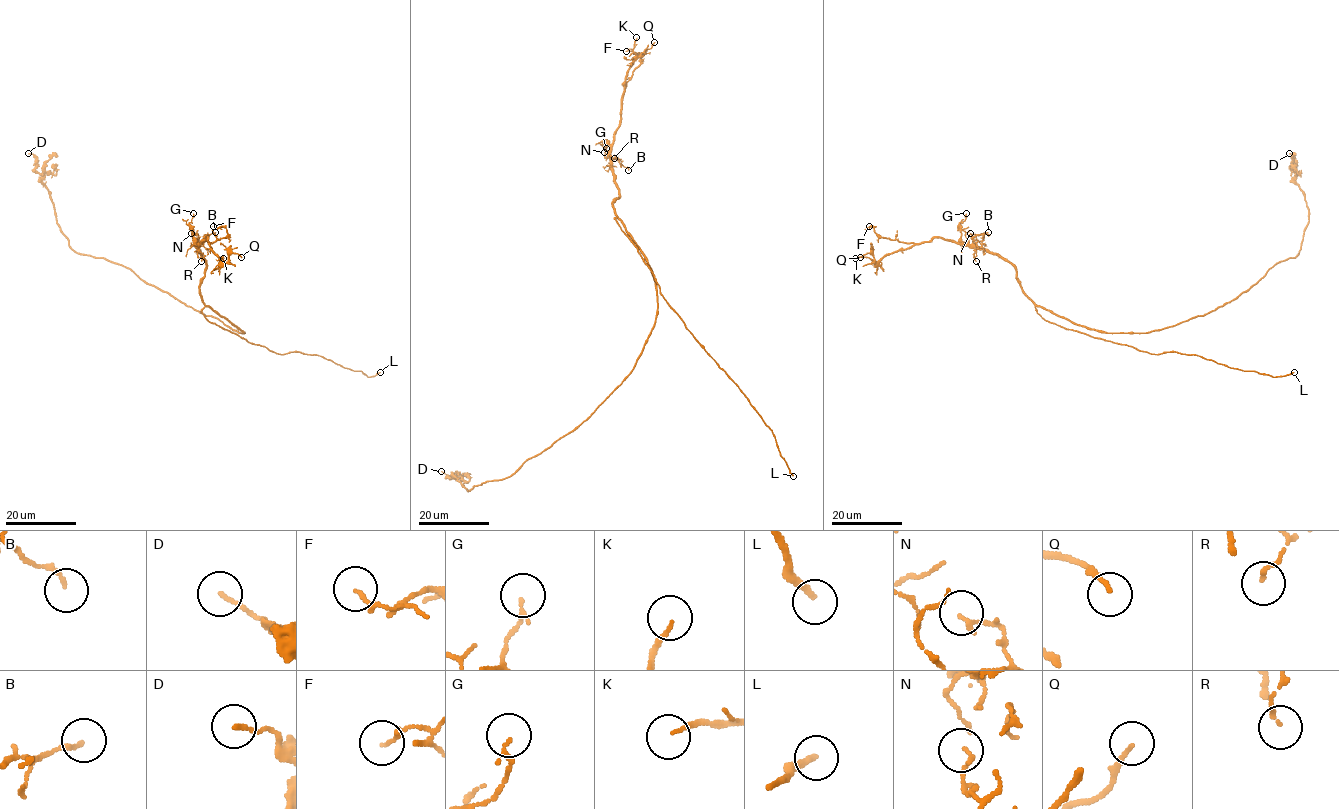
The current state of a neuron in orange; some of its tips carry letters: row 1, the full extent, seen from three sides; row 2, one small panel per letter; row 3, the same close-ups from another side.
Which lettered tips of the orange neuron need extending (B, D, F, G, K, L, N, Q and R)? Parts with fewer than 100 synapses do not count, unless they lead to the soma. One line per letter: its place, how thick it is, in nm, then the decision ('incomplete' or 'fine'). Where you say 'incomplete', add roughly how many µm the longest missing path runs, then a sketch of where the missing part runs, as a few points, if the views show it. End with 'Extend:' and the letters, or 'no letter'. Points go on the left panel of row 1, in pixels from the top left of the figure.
B: place (215, 232); calibre 120 nm; fine
D: place (28, 153); calibre 130 nm; fine
F: place (213, 226); calibre 120 nm; fine
G: place (193, 213); calibre 130 nm; fine
K: place (223, 258); calibre 140 nm; fine
L: place (380, 372); calibre 220 nm; incomplete; missing 15 µm; course (380, 372), (390, 359), (388, 357)
N: place (191, 233); calibre 100 nm; fine
Q: place (241, 257); calibre 130 nm; fine
R: place (201, 261); calibre 120 nm; fine
Extend: L

